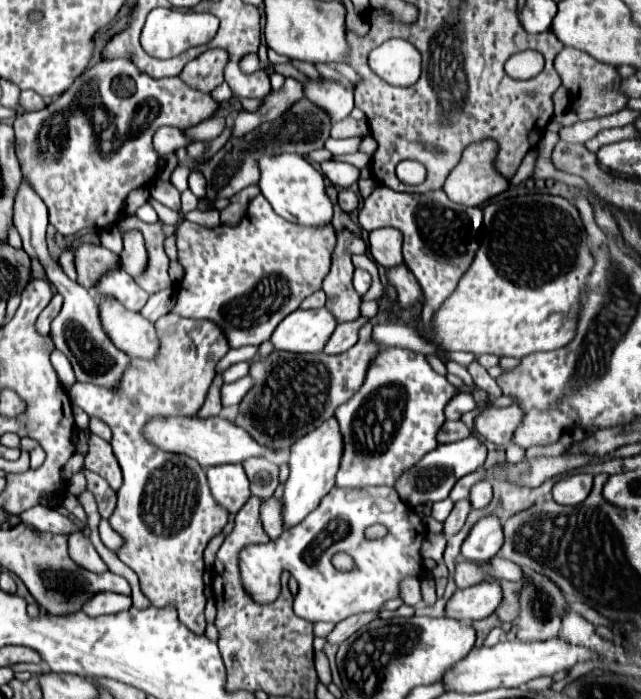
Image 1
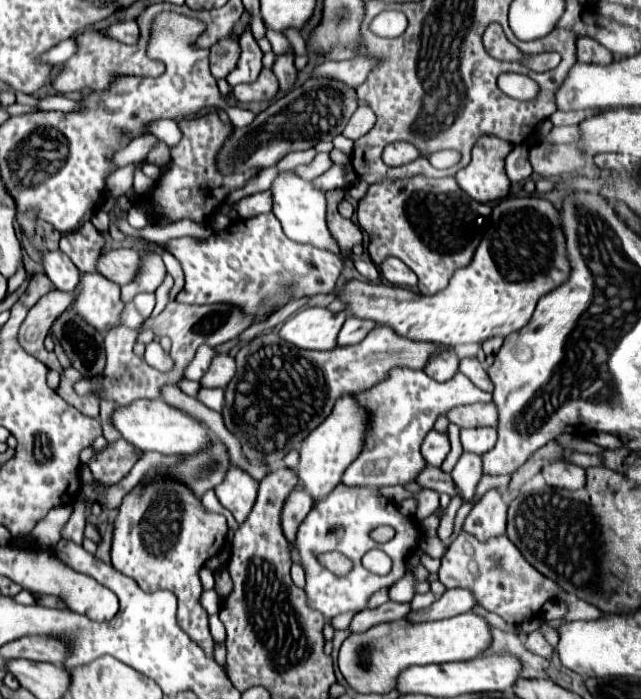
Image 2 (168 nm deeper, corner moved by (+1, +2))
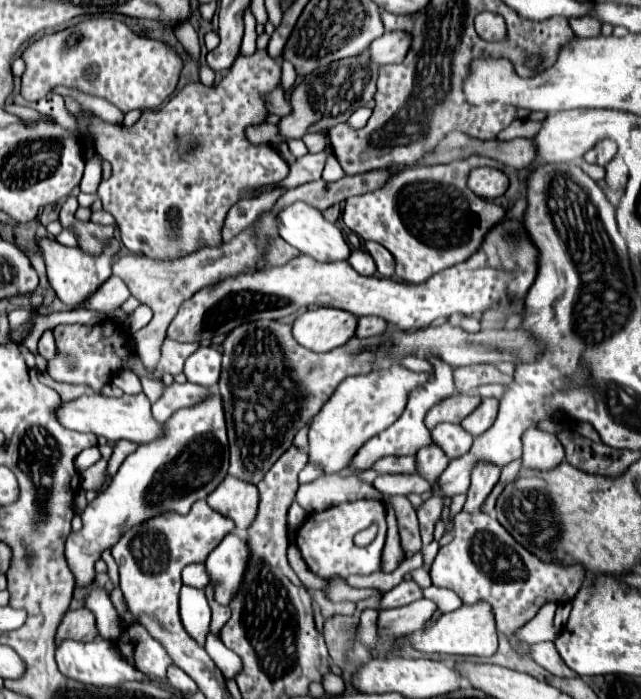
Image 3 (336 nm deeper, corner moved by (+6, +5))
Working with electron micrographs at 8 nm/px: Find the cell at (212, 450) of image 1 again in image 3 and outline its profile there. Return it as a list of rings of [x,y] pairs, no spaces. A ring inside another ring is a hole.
[[[88,393],[88,395],[78,397],[78,401],[74,399],[70,403],[64,403],[58,409],[58,421],[64,427],[74,429],[74,431],[86,431],[86,433],[102,435],[102,437],[112,439],[112,441],[126,439],[126,441],[132,441],[132,443],[138,443],[138,445],[152,443],[152,441],[156,441],[164,435],[164,425],[158,423],[152,417],[150,401],[144,393],[122,395],[118,399],[104,397],[104,395],[98,395],[98,393]]]

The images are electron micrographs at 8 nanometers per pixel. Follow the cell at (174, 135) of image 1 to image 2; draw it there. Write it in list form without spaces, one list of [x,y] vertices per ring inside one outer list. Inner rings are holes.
[[[149,134],[133,138],[127,148],[123,148],[123,150],[119,150],[119,154],[115,154],[115,168],[123,168],[127,164],[141,162],[155,144],[157,144],[157,138],[149,136]]]

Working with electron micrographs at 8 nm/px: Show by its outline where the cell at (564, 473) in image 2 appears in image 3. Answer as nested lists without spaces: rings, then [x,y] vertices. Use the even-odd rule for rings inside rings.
[[[542,429],[526,431],[522,461],[526,467],[536,471],[550,471],[564,461],[564,447],[556,435]]]

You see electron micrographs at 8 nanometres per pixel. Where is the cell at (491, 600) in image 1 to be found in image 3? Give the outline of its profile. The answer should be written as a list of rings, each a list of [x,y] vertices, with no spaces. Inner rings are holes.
[[[418,599],[414,605],[380,611],[378,623],[382,627],[382,635],[410,635],[426,627],[436,611],[438,605],[434,601]]]

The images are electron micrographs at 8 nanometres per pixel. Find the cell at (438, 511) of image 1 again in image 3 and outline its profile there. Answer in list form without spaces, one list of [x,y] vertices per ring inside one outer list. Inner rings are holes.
[[[378,475],[374,487],[384,495],[422,495],[426,493],[426,479],[418,475]]]

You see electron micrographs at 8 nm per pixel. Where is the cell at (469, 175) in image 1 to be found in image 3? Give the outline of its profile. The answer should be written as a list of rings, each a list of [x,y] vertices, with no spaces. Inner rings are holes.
[[[474,167],[468,175],[468,187],[482,199],[496,199],[508,189],[508,177],[492,167]]]

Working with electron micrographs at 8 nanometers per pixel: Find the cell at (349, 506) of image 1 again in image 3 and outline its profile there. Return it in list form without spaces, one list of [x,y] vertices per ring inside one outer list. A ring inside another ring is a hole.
[[[360,499],[352,503],[340,503],[326,511],[312,513],[306,523],[298,529],[296,545],[302,553],[302,559],[306,561],[308,569],[320,577],[330,579],[334,575],[338,577],[350,577],[350,575],[370,575],[382,569],[382,549],[386,541],[386,511],[384,503],[376,499]],[[370,525],[378,527],[376,539],[368,547],[356,547],[354,535],[362,529],[368,529]]]

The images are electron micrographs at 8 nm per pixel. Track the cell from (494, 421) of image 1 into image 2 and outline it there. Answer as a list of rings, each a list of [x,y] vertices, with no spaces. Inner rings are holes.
[[[467,404],[457,406],[447,412],[447,420],[459,428],[477,428],[477,426],[497,426],[497,408],[489,404]]]

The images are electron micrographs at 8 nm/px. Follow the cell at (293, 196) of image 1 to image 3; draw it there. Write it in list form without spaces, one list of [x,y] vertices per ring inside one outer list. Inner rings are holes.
[[[296,201],[296,203],[288,205],[288,207],[278,209],[276,225],[278,225],[278,235],[286,243],[296,247],[304,255],[314,257],[316,261],[330,263],[330,261],[346,261],[350,257],[350,245],[346,243],[340,229],[334,223],[326,221],[324,215],[316,207],[312,207],[312,205],[304,203],[304,201]]]

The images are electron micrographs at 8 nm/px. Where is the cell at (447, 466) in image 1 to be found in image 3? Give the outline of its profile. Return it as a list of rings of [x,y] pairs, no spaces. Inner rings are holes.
[[[484,399],[474,413],[470,413],[464,421],[462,427],[472,435],[478,437],[484,431],[488,431],[496,419],[496,409],[498,409],[498,399]]]

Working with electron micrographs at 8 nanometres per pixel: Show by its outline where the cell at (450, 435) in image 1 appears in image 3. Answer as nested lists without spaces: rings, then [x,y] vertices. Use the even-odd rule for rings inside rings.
[[[428,445],[422,447],[418,453],[418,465],[422,467],[422,477],[428,479],[430,483],[434,483],[438,479],[438,475],[448,467],[448,457],[444,455],[444,451],[438,445]]]

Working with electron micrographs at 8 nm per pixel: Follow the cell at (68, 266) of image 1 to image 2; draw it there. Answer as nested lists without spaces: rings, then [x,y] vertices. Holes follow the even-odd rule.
[[[85,220],[83,226],[61,238],[61,250],[73,260],[79,272],[95,272],[95,262],[105,246],[105,236]]]

